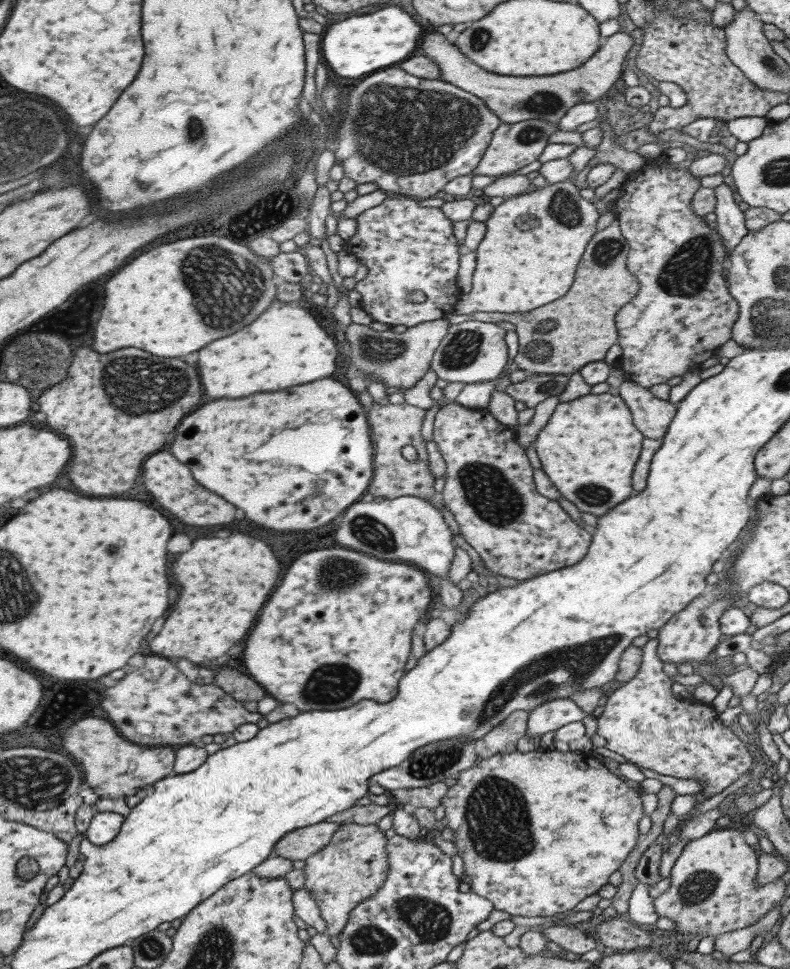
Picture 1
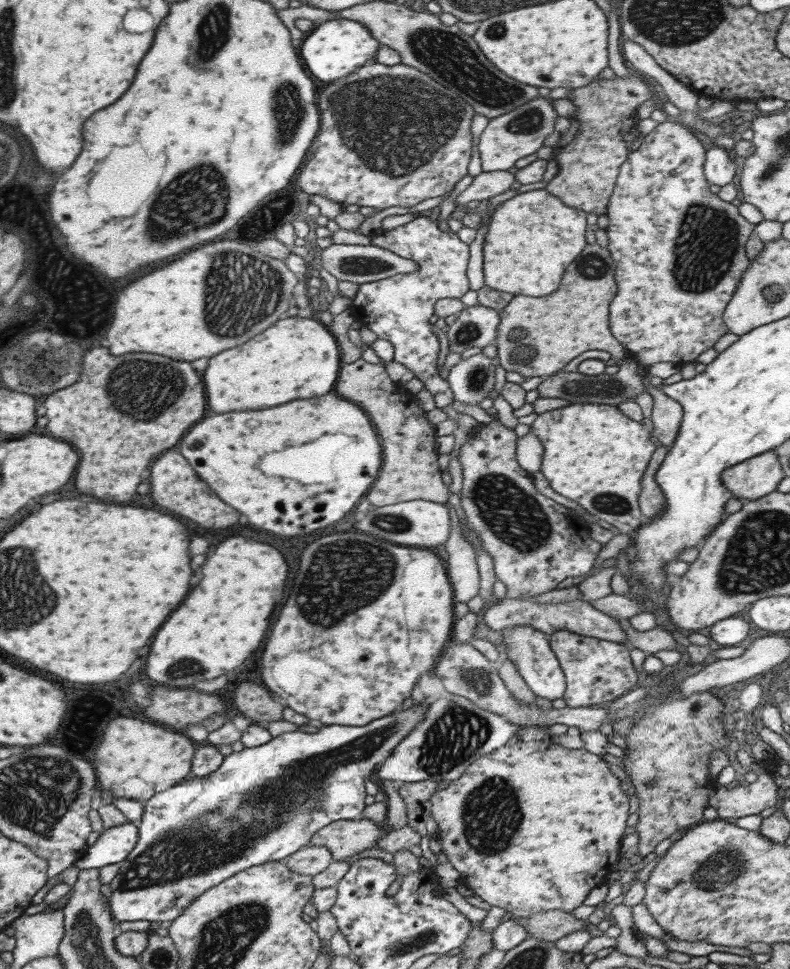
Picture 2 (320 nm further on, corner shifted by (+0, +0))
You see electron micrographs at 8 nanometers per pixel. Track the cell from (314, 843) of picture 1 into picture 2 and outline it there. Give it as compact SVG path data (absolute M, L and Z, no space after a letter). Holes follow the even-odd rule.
M367 819L335 820L317 829L309 838L307 846L327 848L334 861L357 855L371 849L377 843L384 825L379 826Z

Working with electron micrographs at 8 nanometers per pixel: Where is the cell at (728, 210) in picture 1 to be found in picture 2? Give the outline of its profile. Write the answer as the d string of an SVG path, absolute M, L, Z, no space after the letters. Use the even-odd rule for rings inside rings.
M711 140L709 148L705 150L702 166L702 173L709 184L721 187L731 183L731 178L735 176L735 164L732 162L732 157L729 151Z

